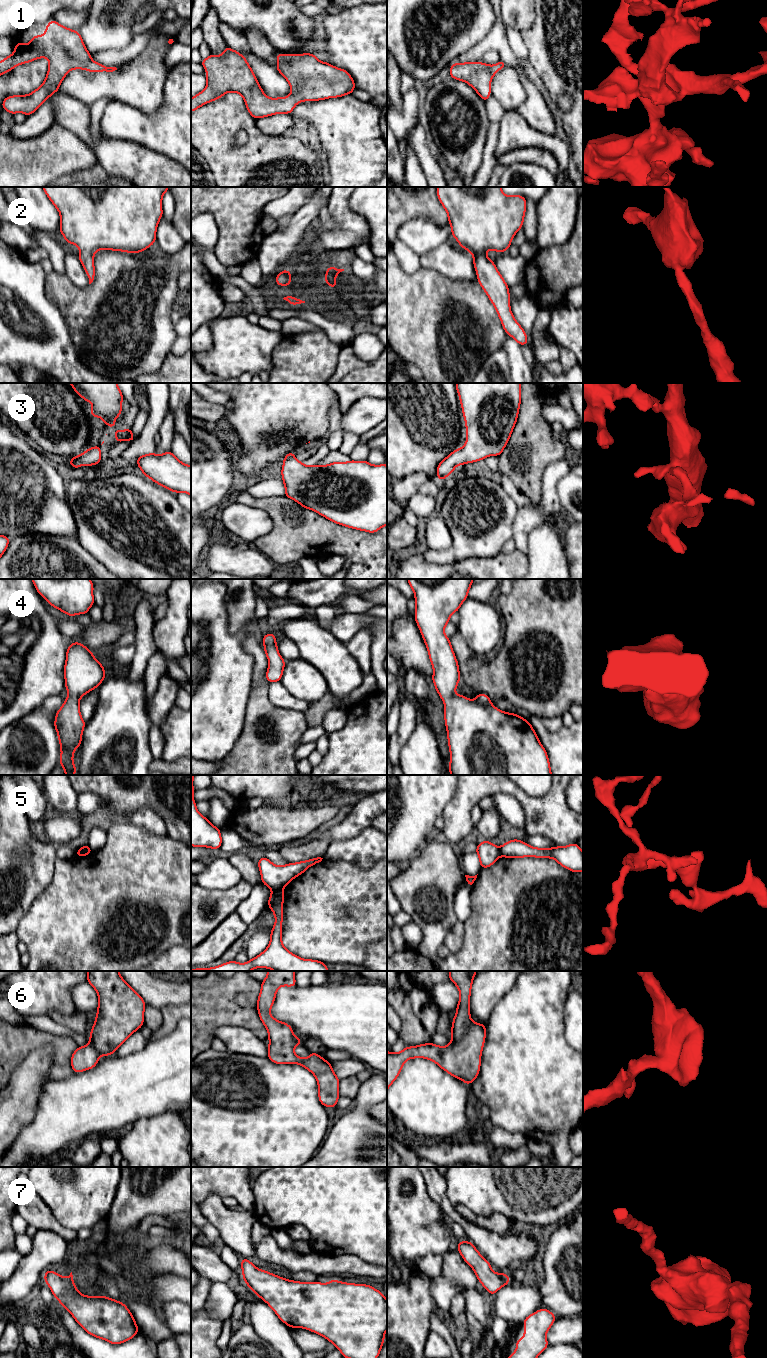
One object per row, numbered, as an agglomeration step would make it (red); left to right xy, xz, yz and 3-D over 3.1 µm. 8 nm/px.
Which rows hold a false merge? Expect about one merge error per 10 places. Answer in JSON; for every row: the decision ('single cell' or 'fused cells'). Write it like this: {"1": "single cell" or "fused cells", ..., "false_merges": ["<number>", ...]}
{"1": "single cell", "2": "single cell", "3": "single cell", "4": "single cell", "5": "fused cells", "6": "single cell", "7": "single cell", "false_merges": ["5"]}

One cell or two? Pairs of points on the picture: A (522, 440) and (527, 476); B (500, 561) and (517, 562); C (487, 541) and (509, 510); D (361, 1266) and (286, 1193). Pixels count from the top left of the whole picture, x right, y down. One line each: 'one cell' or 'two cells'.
A: one cell
B: one cell
C: one cell
D: two cells

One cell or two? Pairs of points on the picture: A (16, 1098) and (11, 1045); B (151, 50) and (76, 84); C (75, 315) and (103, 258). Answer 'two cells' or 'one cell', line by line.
A: two cells
B: one cell
C: one cell

